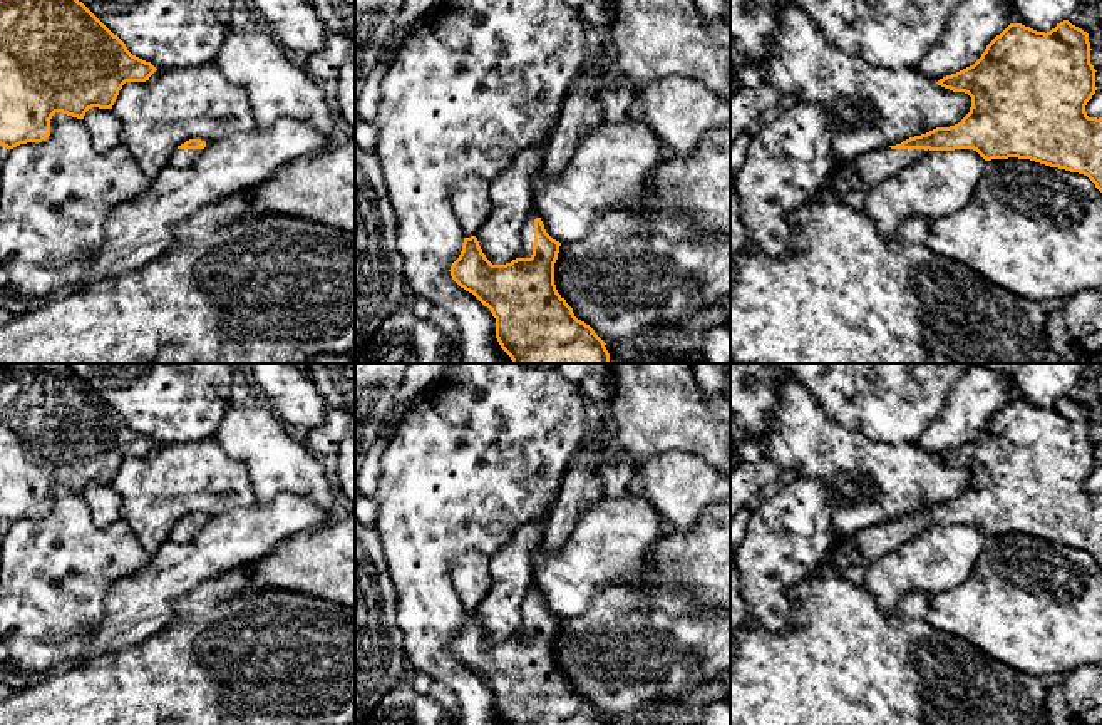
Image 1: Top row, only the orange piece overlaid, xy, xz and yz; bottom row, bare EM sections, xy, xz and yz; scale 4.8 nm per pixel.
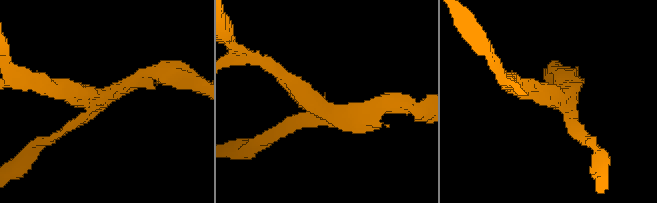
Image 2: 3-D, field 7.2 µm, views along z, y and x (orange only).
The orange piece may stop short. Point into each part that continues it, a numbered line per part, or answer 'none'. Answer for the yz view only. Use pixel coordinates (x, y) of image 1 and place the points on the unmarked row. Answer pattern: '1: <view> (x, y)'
1: yz (858, 550)

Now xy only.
1: xy (181, 533)

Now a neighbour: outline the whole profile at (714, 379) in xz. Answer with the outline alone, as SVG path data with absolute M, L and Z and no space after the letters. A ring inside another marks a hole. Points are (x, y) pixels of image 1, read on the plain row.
M692 363L692 370L707 398L730 402L730 363Z

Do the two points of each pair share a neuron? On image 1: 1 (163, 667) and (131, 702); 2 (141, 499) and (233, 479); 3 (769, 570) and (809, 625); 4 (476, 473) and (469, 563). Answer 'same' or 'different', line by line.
1: same
2: same
3: different
4: different

